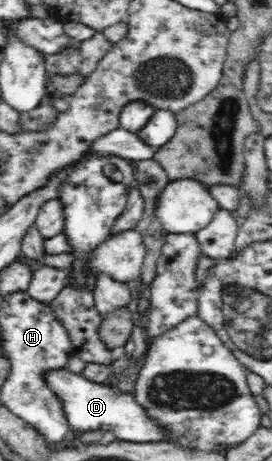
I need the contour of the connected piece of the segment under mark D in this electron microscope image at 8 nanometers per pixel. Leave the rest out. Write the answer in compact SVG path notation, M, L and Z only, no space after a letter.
M66 368L48 370L45 381L49 389L61 399L72 435L89 430L102 430L114 432L119 440L134 443L165 440L161 428L155 426L155 422L145 414L143 407L137 404L131 394L116 392L114 387L91 382L83 375L75 374Z

